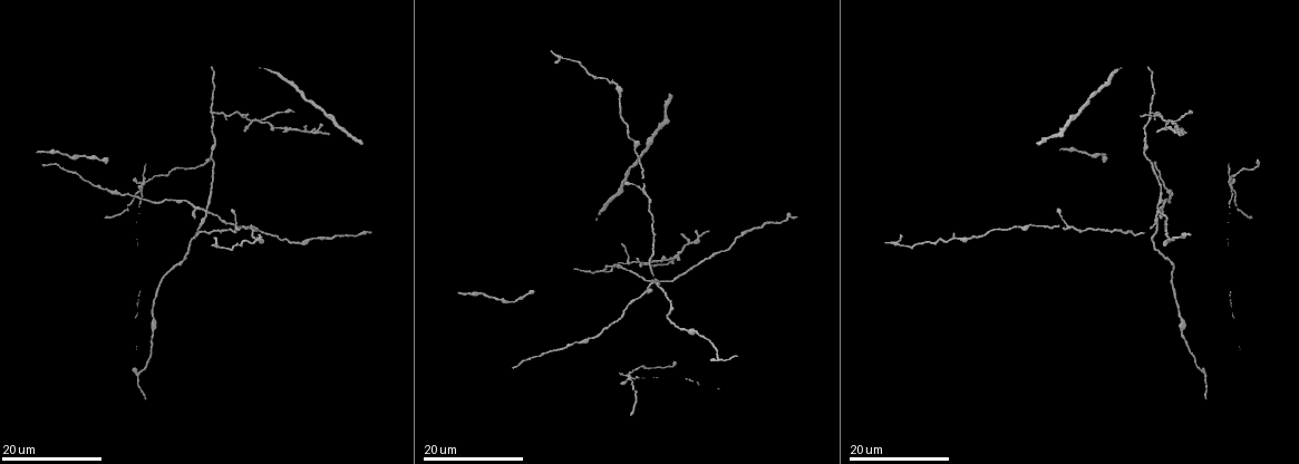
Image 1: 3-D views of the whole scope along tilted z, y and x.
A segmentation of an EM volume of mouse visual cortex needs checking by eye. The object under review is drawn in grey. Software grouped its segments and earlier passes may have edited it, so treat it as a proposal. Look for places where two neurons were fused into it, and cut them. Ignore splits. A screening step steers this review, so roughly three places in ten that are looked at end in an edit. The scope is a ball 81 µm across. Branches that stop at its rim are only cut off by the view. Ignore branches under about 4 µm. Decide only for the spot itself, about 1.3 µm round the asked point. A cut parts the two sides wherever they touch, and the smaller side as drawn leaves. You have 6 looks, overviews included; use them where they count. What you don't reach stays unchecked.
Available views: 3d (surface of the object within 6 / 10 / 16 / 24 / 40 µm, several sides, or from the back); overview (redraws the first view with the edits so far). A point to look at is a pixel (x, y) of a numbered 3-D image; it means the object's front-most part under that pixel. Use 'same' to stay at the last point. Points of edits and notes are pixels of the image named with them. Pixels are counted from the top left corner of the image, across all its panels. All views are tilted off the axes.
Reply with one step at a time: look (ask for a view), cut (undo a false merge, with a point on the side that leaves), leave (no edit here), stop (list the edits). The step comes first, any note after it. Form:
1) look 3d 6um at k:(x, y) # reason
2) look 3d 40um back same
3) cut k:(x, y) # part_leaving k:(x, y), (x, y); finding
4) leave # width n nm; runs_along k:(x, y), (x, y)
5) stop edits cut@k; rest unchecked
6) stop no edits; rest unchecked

look 3d 16um at 1:(213, 111) # a fork

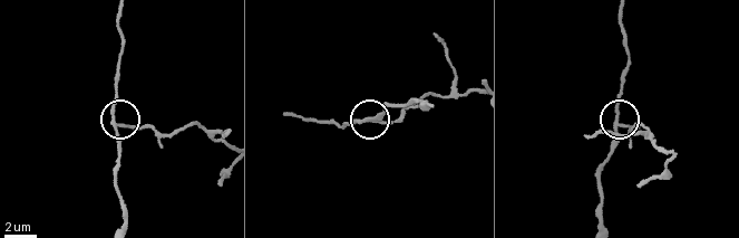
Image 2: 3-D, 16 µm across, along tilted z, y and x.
look 3d 6um at 2:(117, 126)

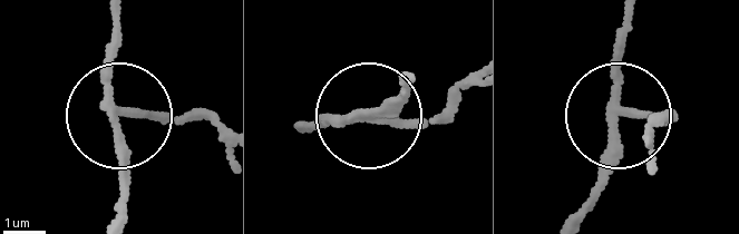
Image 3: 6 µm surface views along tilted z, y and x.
cut 3:(172, 114) # part_leaving 3:(125, 106), (213, 119); two neurons meet here

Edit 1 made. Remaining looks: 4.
look overview # see it whole again

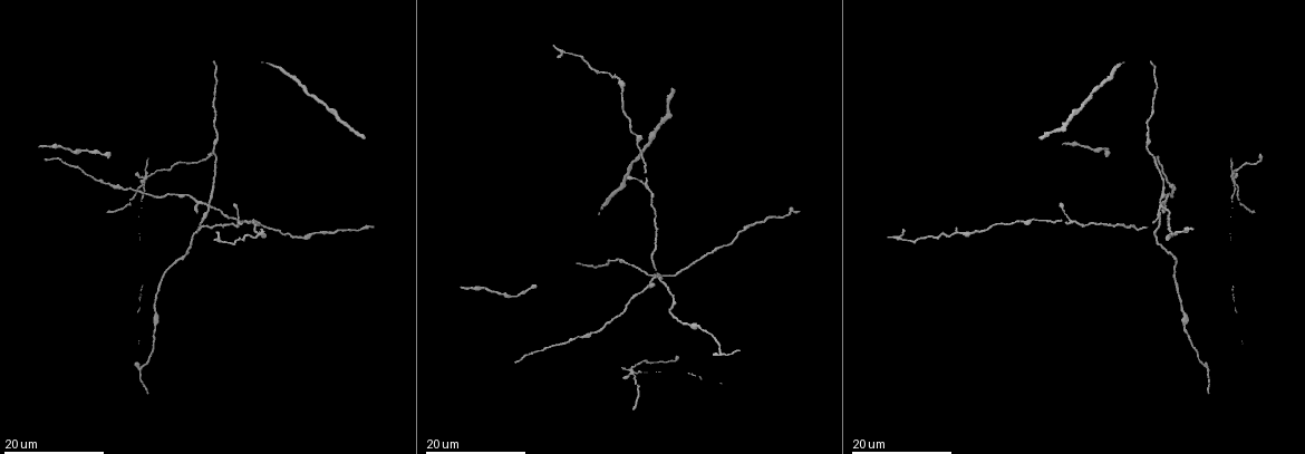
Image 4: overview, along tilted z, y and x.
look 3d 24um at 4:(206, 207) # four-way junction

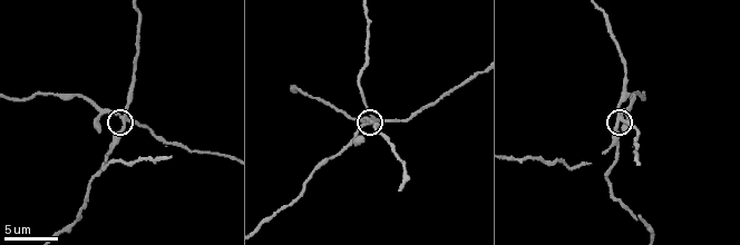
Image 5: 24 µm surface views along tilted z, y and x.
look 3d 10um at 5:(620, 116)

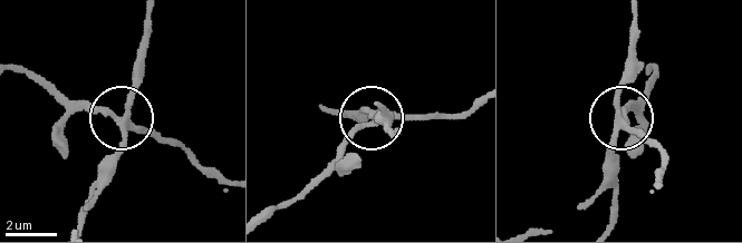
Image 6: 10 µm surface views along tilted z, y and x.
cut 6:(157, 139) # side_arm 59 um; part_leaving 6:(126, 122), (177, 143), (223, 178); two neurons meet here

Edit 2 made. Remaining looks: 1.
stop edits cut@3, cut@6; rest unchecked

